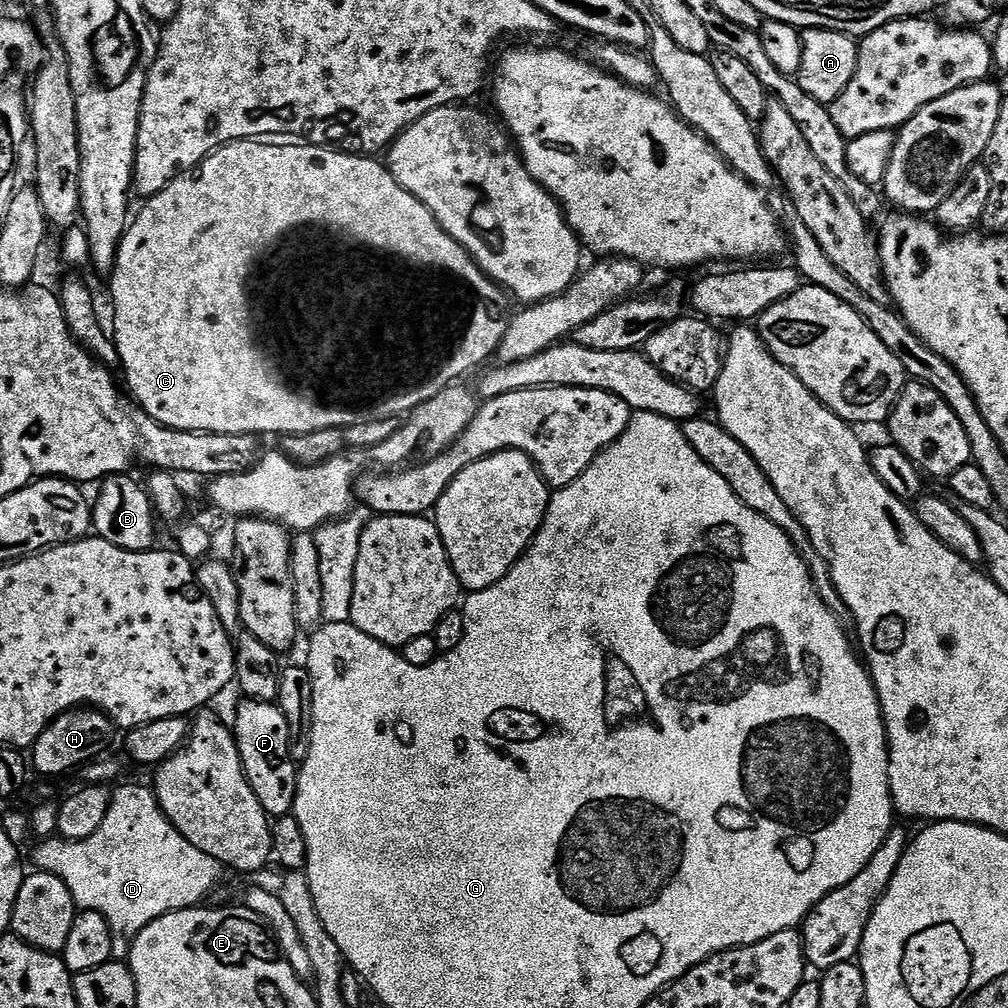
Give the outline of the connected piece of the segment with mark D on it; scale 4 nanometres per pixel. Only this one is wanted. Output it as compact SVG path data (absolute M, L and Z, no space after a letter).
M124 784L113 791L110 810L102 826L85 840L65 840L63 838L44 838L39 841L32 860L37 869L60 876L70 890L77 909L85 912L97 912L106 918L112 931L112 954L124 958L131 953L132 942L144 927L162 914L194 908L205 903L204 895L215 886L212 877L214 861L210 854L202 854L198 846L190 846L186 838L164 816L156 793L151 787L143 788L140 784Z

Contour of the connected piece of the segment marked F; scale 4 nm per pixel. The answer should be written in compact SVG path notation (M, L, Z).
M241 699L236 708L234 735L238 754L242 758L242 770L254 798L262 802L262 810L270 818L289 815L296 801L298 790L298 766L290 754L290 726L286 714L282 714L279 703L262 702L261 700Z

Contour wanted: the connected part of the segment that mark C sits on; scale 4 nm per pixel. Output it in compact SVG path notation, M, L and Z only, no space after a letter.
M263 139L236 140L233 144L225 144L217 152L212 152L208 157L188 172L183 172L170 186L166 186L156 196L147 197L144 209L135 213L134 219L128 225L128 231L124 233L120 249L116 255L116 268L111 274L112 283L112 308L116 313L110 320L110 328L116 341L116 355L119 367L124 367L124 376L128 379L127 391L131 399L143 408L144 413L154 418L159 424L164 424L174 430L186 430L187 432L213 432L214 434L246 434L256 436L260 432L280 432L284 436L301 436L318 430L330 430L331 428L345 428L346 426L358 426L362 422L378 422L379 420L396 420L405 414L416 411L420 404L427 404L430 398L440 395L443 388L451 388L467 374L471 368L479 369L487 356L497 355L503 336L506 334L510 321L510 312L507 312L509 297L499 284L488 279L484 272L476 265L467 250L442 230L442 226L426 210L414 194L410 194L393 178L391 172L383 163L376 158L369 158L364 154L342 152L332 146L321 146L307 142L265 142Z

